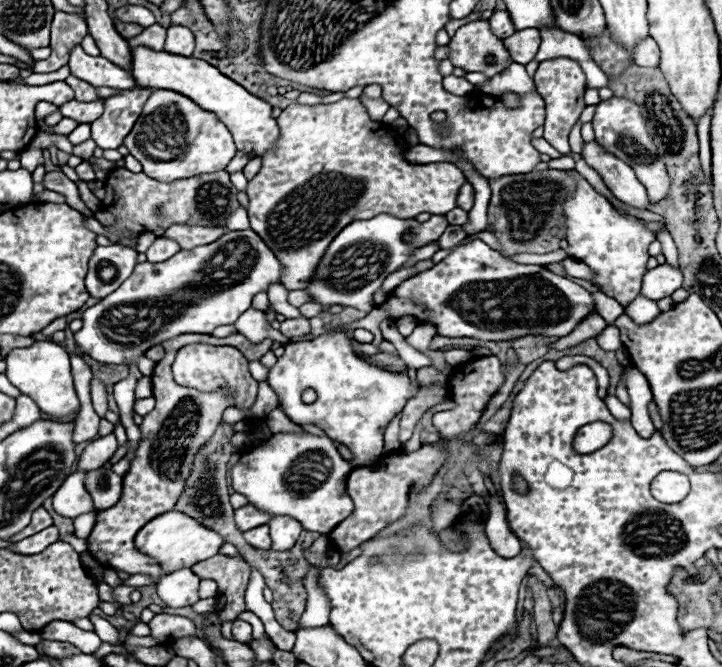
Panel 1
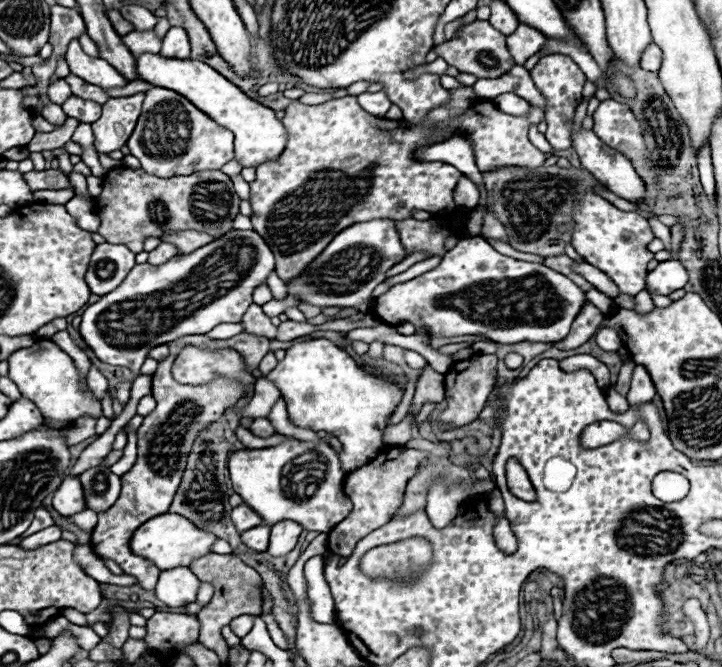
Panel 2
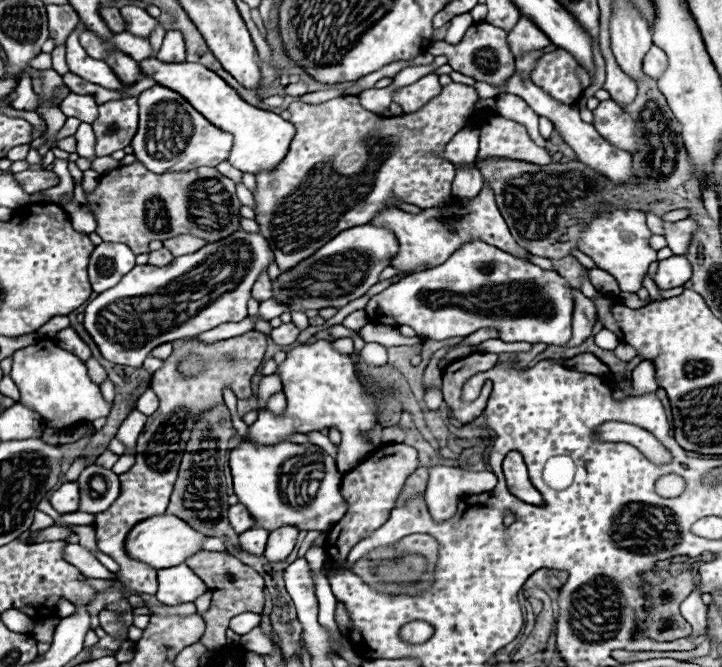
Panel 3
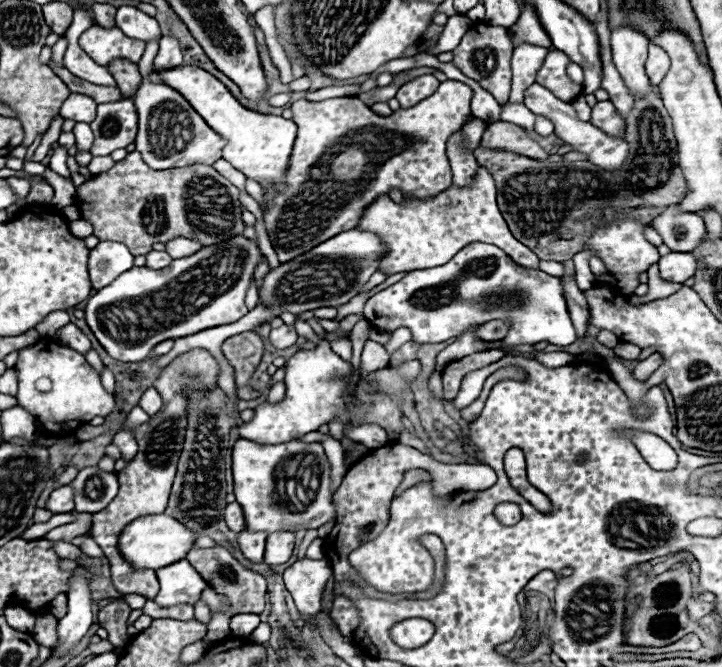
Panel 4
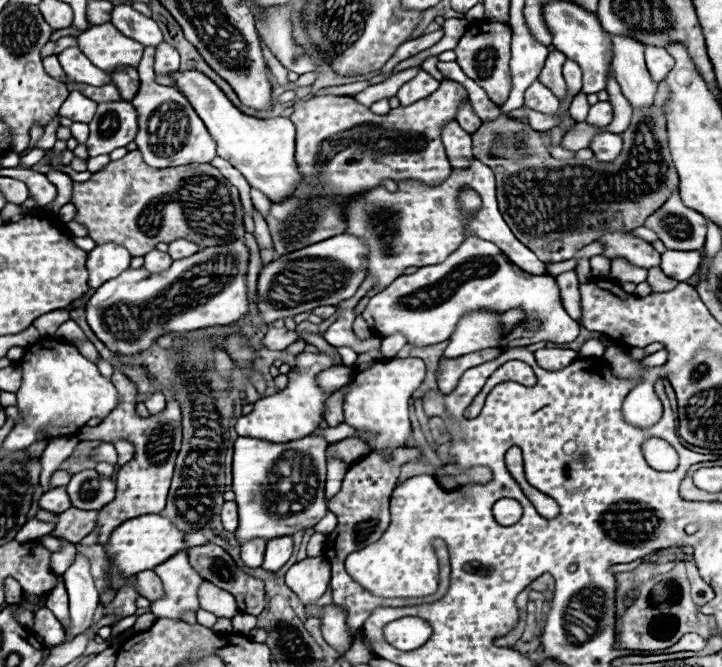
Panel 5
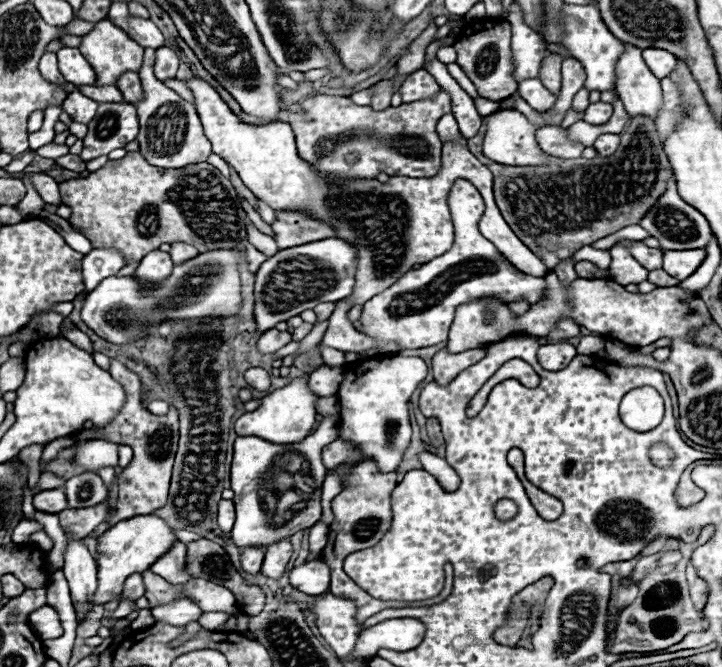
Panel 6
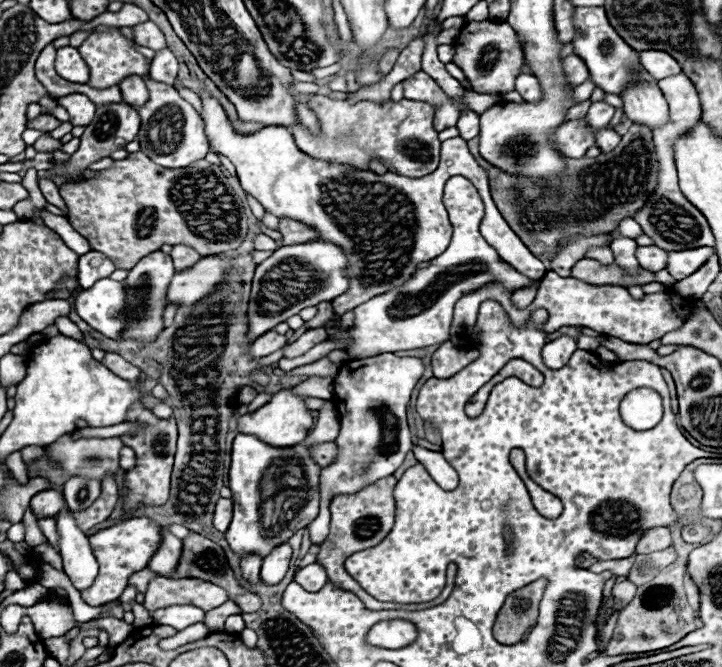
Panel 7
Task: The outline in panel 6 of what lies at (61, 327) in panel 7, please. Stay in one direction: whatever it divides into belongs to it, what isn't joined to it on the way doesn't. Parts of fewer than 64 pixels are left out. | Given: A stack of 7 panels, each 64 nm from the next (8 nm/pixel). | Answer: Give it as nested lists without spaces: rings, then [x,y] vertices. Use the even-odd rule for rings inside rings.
[[[78,328],[63,329],[62,336],[70,340],[70,342],[74,342],[78,348],[82,348],[82,350],[86,350],[86,352],[92,352],[92,342],[90,342],[88,336]]]

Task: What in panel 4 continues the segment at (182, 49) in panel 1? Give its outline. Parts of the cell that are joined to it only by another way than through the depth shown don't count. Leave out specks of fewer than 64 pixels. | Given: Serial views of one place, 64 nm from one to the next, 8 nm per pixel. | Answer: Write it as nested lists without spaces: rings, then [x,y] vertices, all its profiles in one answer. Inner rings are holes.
[[[162,36],[158,54],[154,58],[154,68],[156,70],[168,70],[168,68],[176,68],[180,64],[182,64],[182,52],[180,52],[176,38]]]

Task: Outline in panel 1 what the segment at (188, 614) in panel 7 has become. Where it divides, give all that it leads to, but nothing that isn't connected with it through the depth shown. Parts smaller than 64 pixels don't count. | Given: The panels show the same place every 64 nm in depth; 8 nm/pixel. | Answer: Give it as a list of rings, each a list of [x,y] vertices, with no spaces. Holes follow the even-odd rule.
[[[180,568],[176,572],[164,574],[158,580],[156,588],[158,596],[166,602],[166,606],[182,608],[182,606],[192,606],[194,602],[200,600],[198,582],[200,578],[190,568]]]

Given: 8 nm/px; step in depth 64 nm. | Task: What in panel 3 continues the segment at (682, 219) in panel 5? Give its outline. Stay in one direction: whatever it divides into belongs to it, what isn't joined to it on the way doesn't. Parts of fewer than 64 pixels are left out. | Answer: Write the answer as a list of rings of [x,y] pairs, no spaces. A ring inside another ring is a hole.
[[[684,218],[678,222],[662,220],[662,226],[664,226],[666,244],[674,254],[684,254],[690,246],[694,234],[698,232],[698,222],[694,218]]]

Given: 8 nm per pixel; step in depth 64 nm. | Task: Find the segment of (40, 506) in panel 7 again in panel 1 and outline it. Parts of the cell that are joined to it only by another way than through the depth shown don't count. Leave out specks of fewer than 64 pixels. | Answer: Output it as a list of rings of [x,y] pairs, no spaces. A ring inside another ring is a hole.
[[[84,472],[70,474],[64,480],[64,484],[56,490],[54,510],[66,518],[76,518],[94,510],[92,498],[88,496],[88,492],[84,492]]]

